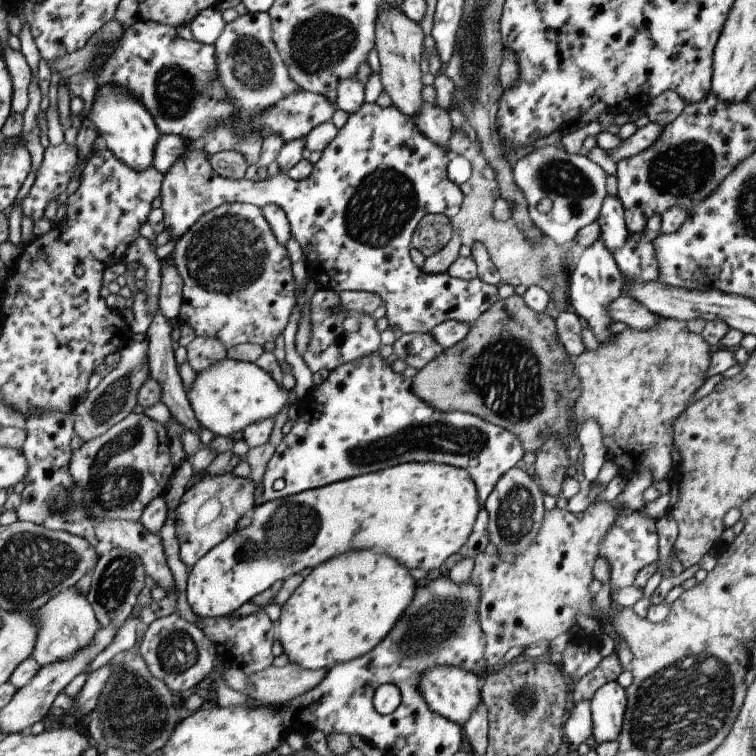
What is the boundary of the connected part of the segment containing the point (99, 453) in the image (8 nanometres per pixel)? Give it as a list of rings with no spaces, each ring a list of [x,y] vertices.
[[[129,413],[101,436],[92,438],[72,451],[68,460],[68,473],[74,486],[81,487],[82,507],[93,520],[115,519],[138,522],[147,503],[159,497],[176,468],[170,463],[170,440],[165,435],[165,426],[147,417],[144,413]]]

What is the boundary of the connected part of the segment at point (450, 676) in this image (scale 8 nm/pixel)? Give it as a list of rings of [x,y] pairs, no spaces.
[[[438,666],[430,667],[428,671],[425,671],[420,676],[418,689],[429,710],[450,720],[460,729],[481,702],[480,683],[481,679],[471,671],[466,671],[459,667]]]

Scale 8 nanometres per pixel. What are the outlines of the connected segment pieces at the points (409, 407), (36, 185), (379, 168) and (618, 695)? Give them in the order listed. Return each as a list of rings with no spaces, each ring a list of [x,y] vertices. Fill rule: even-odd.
[[[381,347],[367,356],[332,368],[321,384],[314,385],[302,400],[298,400],[297,419],[274,448],[261,477],[263,500],[288,497],[395,464],[432,462],[464,470],[476,487],[476,501],[481,507],[484,505],[499,477],[521,459],[524,452],[520,442],[508,430],[485,422],[478,416],[435,410],[410,389],[411,377],[404,377],[391,369],[385,361],[386,353],[387,350]]]
[[[64,142],[55,146],[47,144],[42,155],[41,164],[34,173],[34,181],[21,201],[22,215],[32,222],[44,216],[47,201],[61,194],[73,175],[80,177],[84,162],[88,159],[87,156],[79,161],[76,148],[66,146]]]
[[[363,101],[361,106],[354,113],[348,115],[345,124],[341,126],[340,129],[337,129],[333,140],[325,147],[324,151],[321,151],[321,156],[318,161],[312,164],[309,176],[298,181],[290,179],[287,173],[282,173],[281,171],[261,181],[244,177],[237,180],[226,179],[213,172],[207,158],[208,156],[200,147],[199,142],[189,139],[184,144],[184,153],[182,157],[177,158],[176,163],[173,163],[162,174],[159,193],[160,207],[162,208],[164,229],[168,228],[171,231],[170,238],[174,237],[177,240],[185,231],[189,230],[190,226],[203,213],[213,210],[223,203],[251,203],[258,207],[262,207],[266,204],[276,204],[284,210],[288,225],[290,226],[290,236],[293,236],[297,244],[299,244],[305,256],[305,260],[311,262],[311,266],[313,266],[314,270],[311,276],[317,285],[325,287],[326,289],[331,289],[332,291],[337,291],[338,293],[344,291],[366,291],[376,294],[381,299],[382,305],[386,307],[384,316],[388,320],[387,328],[391,330],[399,330],[399,332],[402,332],[404,335],[405,333],[429,333],[436,324],[442,323],[443,321],[459,321],[470,325],[479,318],[479,315],[484,310],[487,310],[498,299],[498,287],[484,283],[479,277],[475,277],[470,281],[464,281],[463,279],[449,276],[446,272],[427,274],[420,268],[415,267],[411,259],[409,259],[409,249],[411,247],[410,238],[419,220],[421,220],[425,214],[429,213],[441,213],[448,219],[453,218],[461,206],[462,193],[459,191],[459,187],[446,177],[446,166],[451,159],[448,152],[434,142],[431,142],[422,132],[419,132],[419,129],[413,125],[413,118],[401,114],[392,104],[388,107],[381,108],[377,103]]]
[[[609,681],[602,684],[589,701],[594,741],[597,744],[615,741],[626,707],[625,689],[616,681]]]

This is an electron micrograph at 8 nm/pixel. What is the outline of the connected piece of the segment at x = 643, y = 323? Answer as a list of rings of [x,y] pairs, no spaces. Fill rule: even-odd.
[[[617,297],[608,308],[609,316],[617,322],[623,322],[629,329],[646,331],[653,328],[658,321],[658,316],[649,312],[640,302],[633,297]]]

